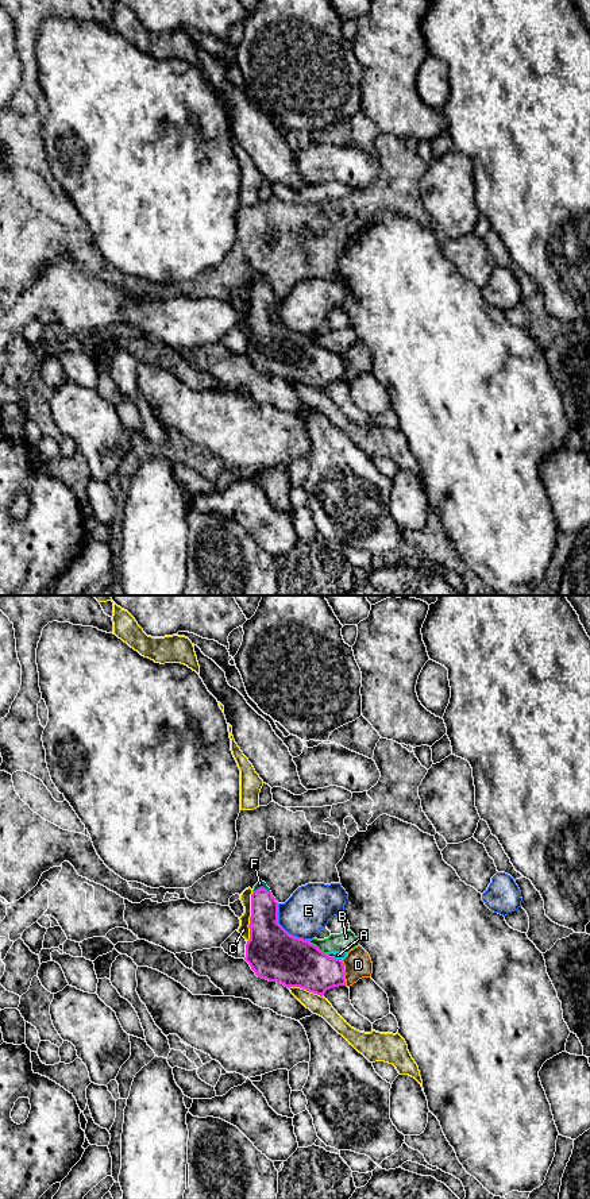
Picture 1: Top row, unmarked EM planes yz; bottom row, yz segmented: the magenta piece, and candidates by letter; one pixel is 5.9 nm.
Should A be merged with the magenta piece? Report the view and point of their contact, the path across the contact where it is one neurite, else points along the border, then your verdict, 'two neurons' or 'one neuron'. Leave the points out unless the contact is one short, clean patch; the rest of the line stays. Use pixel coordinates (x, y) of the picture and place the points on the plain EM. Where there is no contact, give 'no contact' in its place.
meets magenta in yz at (334, 353); two neurons

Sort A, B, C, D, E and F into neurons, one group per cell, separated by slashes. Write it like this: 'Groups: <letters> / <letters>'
Groups: A B / C / D / E / F

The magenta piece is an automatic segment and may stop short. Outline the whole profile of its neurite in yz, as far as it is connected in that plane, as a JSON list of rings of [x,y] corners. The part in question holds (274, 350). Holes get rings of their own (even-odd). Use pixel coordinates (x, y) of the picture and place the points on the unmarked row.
[[[262,275],[251,289],[248,323],[244,355],[258,373],[320,392],[329,383],[346,381],[342,354],[329,352],[309,335],[289,329],[278,319],[278,297]]]

